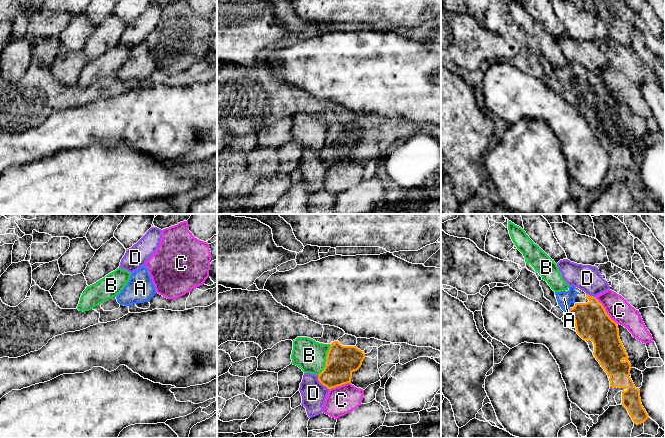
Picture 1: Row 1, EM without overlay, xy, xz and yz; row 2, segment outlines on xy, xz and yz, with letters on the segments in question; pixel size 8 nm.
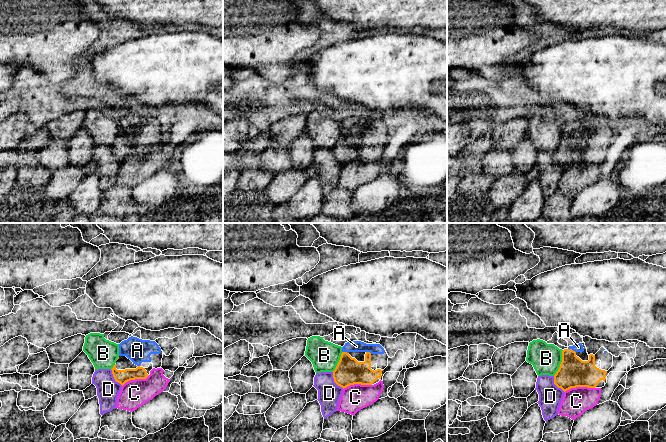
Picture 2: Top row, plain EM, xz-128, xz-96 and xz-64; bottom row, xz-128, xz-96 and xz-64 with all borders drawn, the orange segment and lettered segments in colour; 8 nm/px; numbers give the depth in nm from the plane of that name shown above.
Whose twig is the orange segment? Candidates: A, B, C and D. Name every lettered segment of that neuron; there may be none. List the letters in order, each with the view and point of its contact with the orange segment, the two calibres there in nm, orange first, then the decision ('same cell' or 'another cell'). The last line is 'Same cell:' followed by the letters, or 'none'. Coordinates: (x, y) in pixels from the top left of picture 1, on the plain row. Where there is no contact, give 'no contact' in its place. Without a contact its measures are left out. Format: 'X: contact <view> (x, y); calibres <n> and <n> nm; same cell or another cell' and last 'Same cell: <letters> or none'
A: contact yz (569, 86); calibres 280 and 130 nm; same cell
B: contact xz (326, 136); calibres 240 and 260 nm; another cell
C: contact yz (605, 87); calibres 280 and 190 nm; another cell
D: contact xz (321, 159); calibres 240 and 200 nm; another cell
Same cell: A

